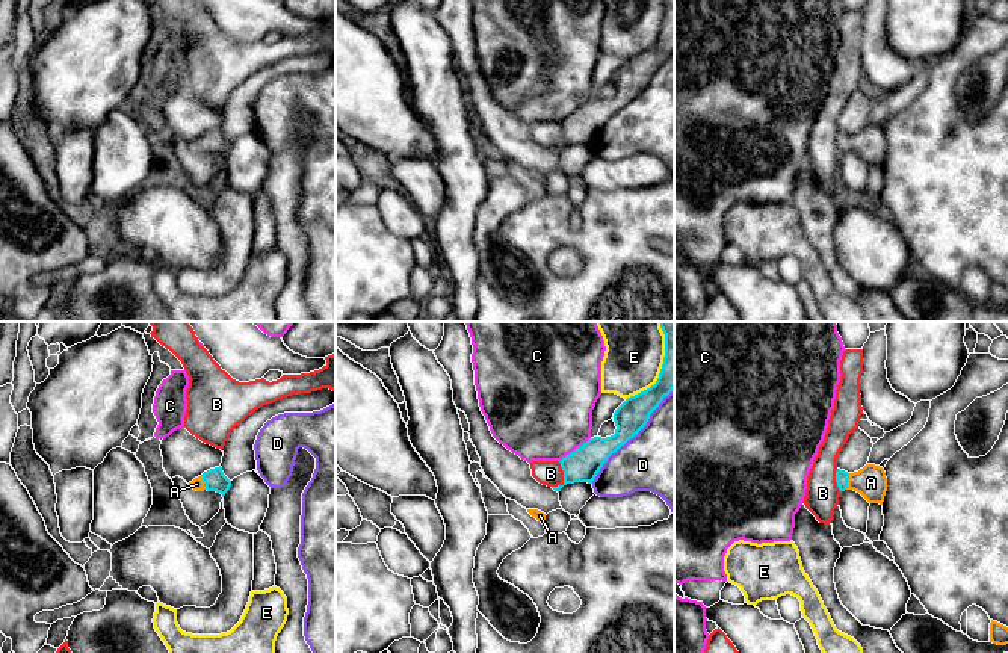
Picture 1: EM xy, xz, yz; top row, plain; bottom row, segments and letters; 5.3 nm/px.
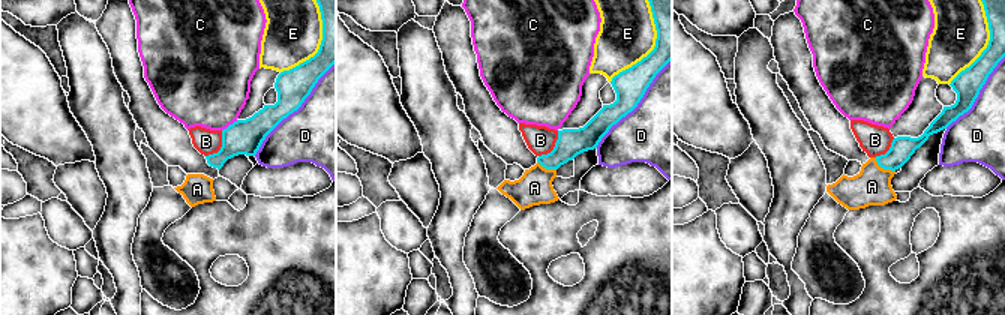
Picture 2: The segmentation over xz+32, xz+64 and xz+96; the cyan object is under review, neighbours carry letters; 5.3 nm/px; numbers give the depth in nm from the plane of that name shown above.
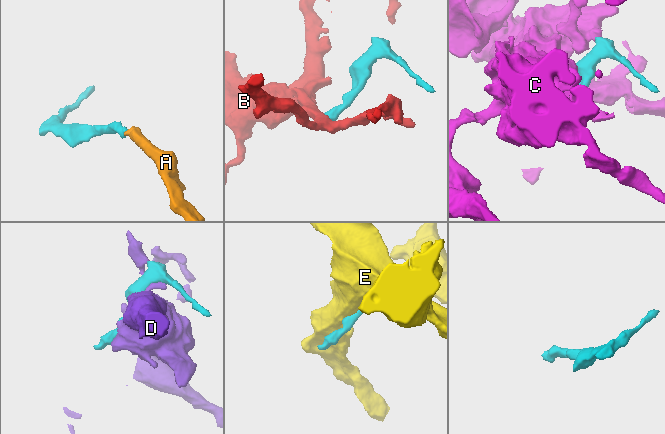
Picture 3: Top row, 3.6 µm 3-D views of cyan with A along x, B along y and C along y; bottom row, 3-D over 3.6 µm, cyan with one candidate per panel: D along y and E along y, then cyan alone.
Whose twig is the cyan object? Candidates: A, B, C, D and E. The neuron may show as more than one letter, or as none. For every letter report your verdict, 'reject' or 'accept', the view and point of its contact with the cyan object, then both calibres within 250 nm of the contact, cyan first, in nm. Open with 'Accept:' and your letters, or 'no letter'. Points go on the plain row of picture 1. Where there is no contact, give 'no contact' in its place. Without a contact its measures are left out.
Accept: A
A: accept | yz (847, 142) | 70/170 nm
B: reject | xz (564, 139) | 180/140 nm
C: reject | xz (576, 111) | 180/500 nm
D: reject | xz (632, 99) | 170/440 nm
E: reject | xz (659, 37) | 170/300 nm

